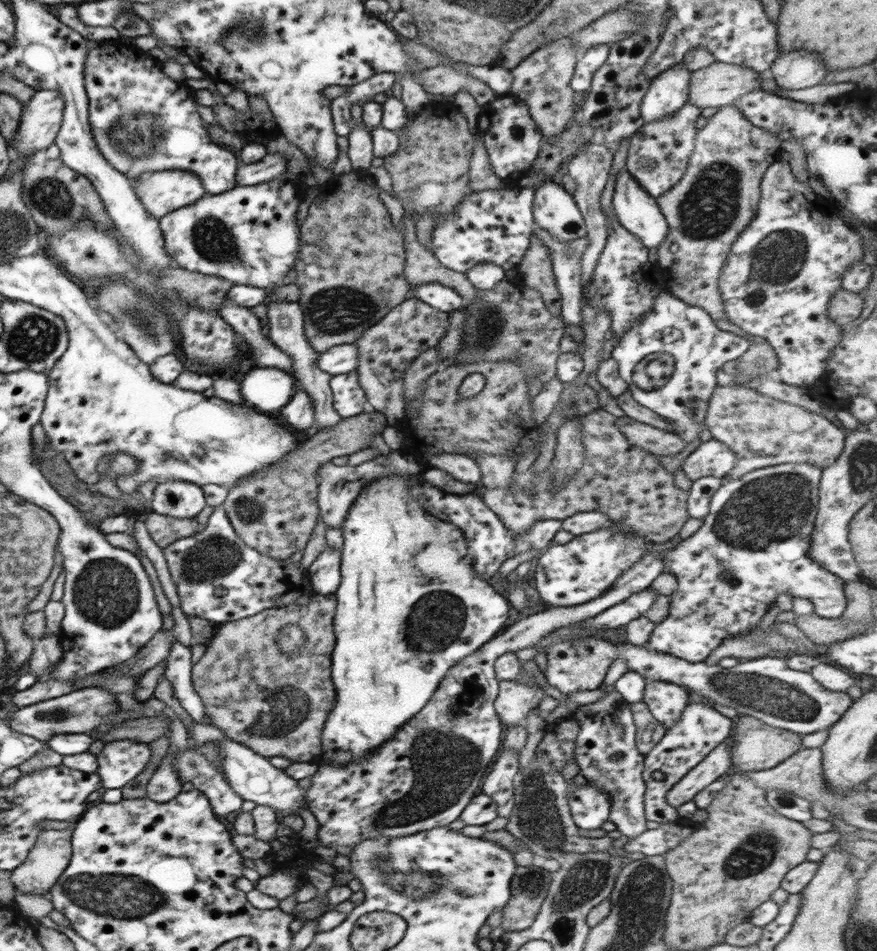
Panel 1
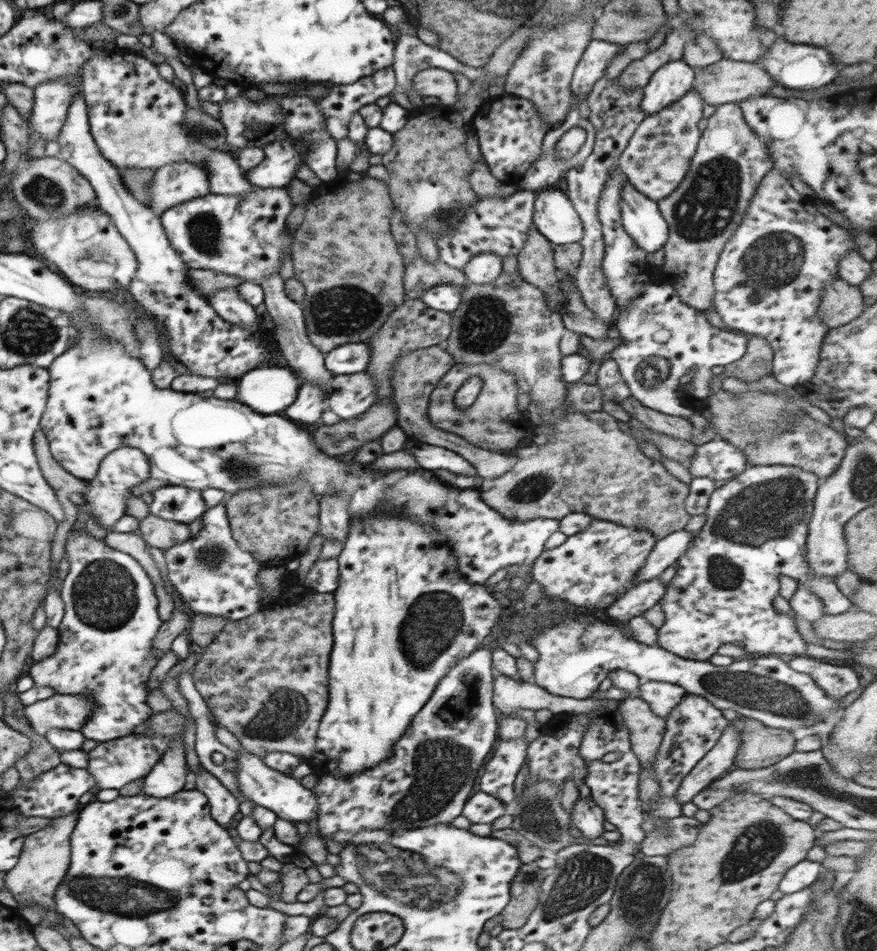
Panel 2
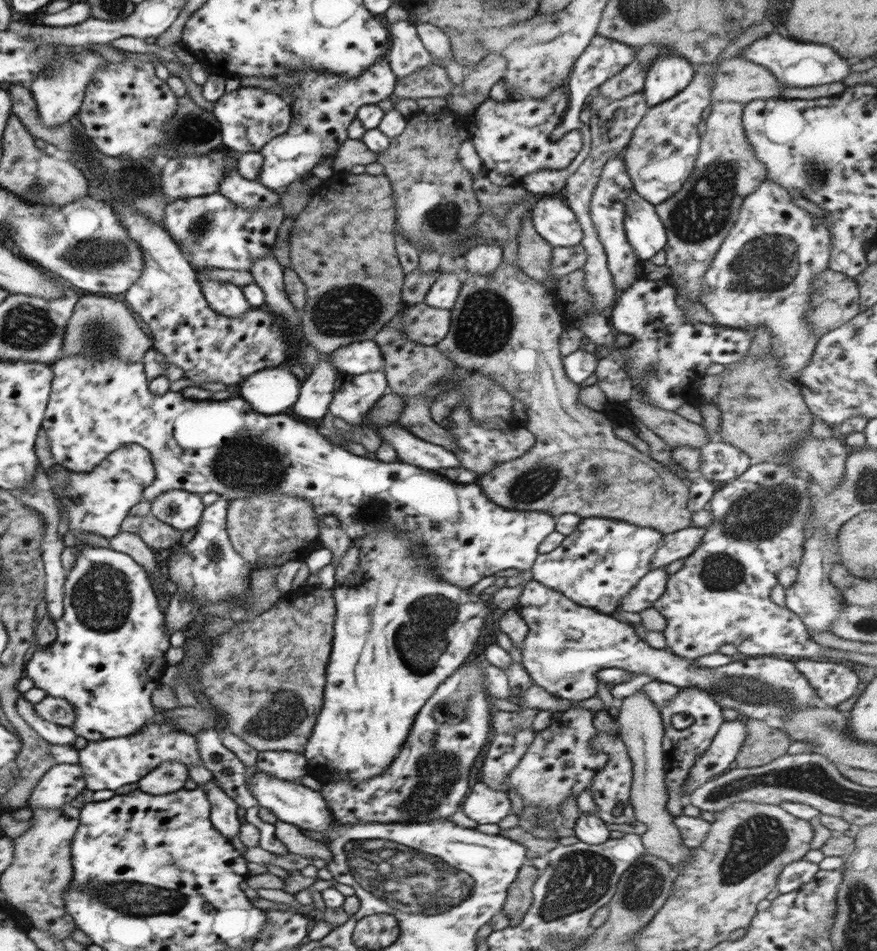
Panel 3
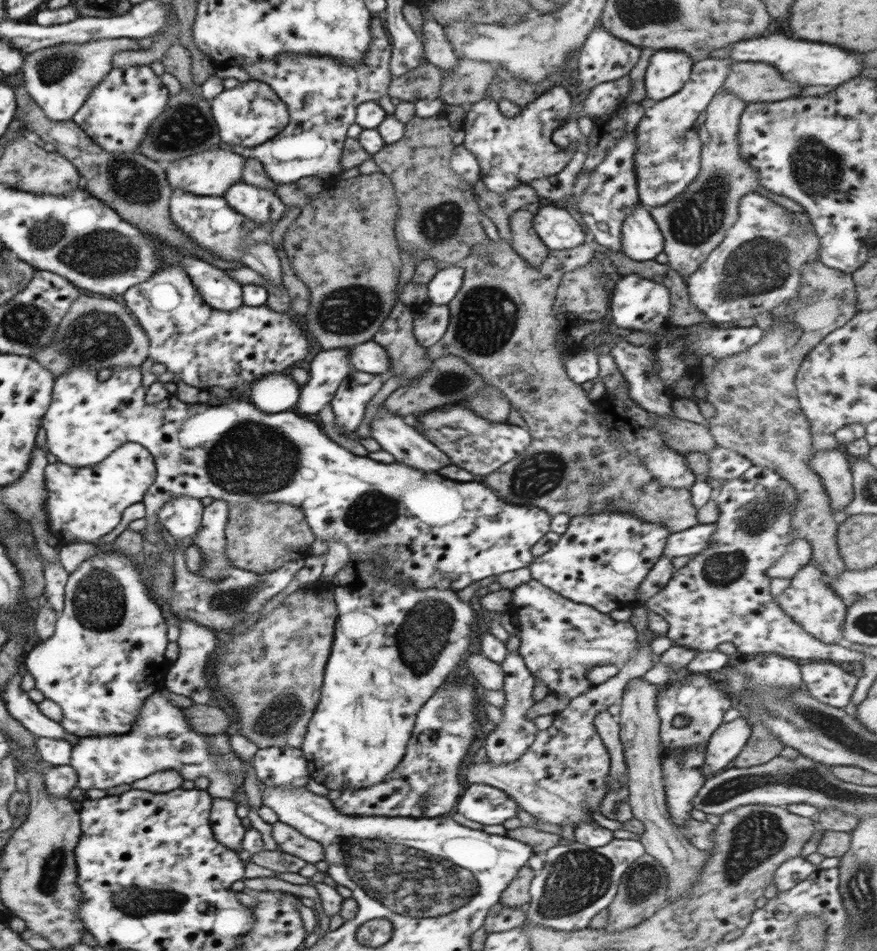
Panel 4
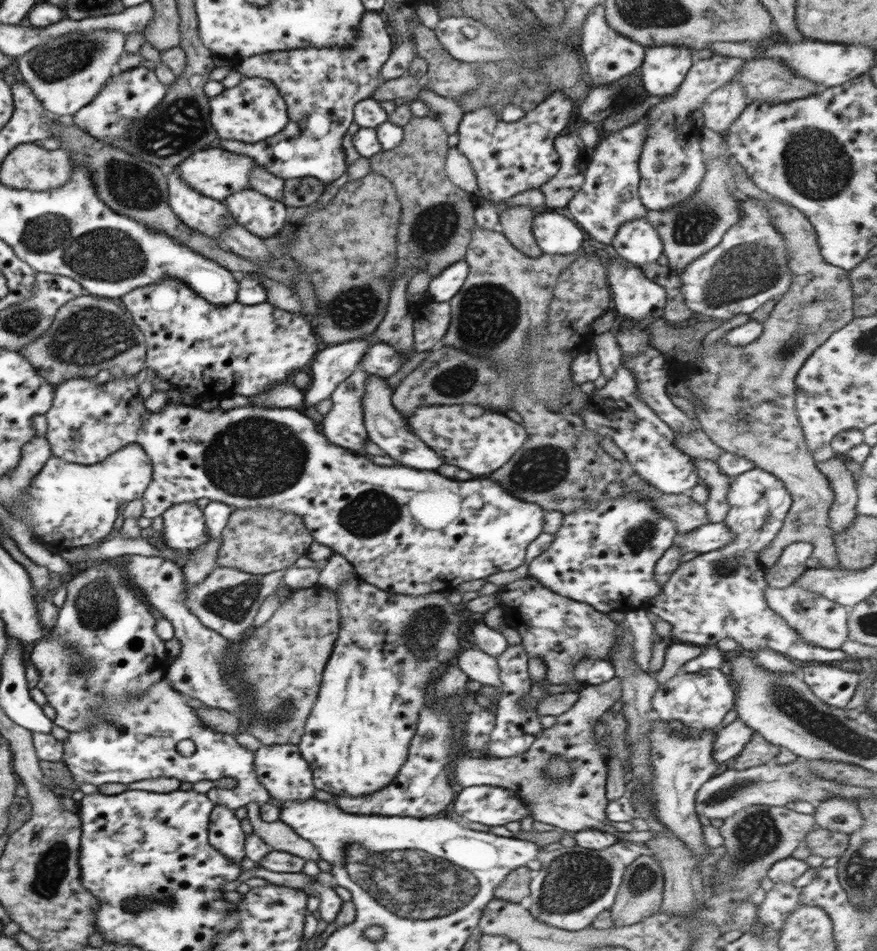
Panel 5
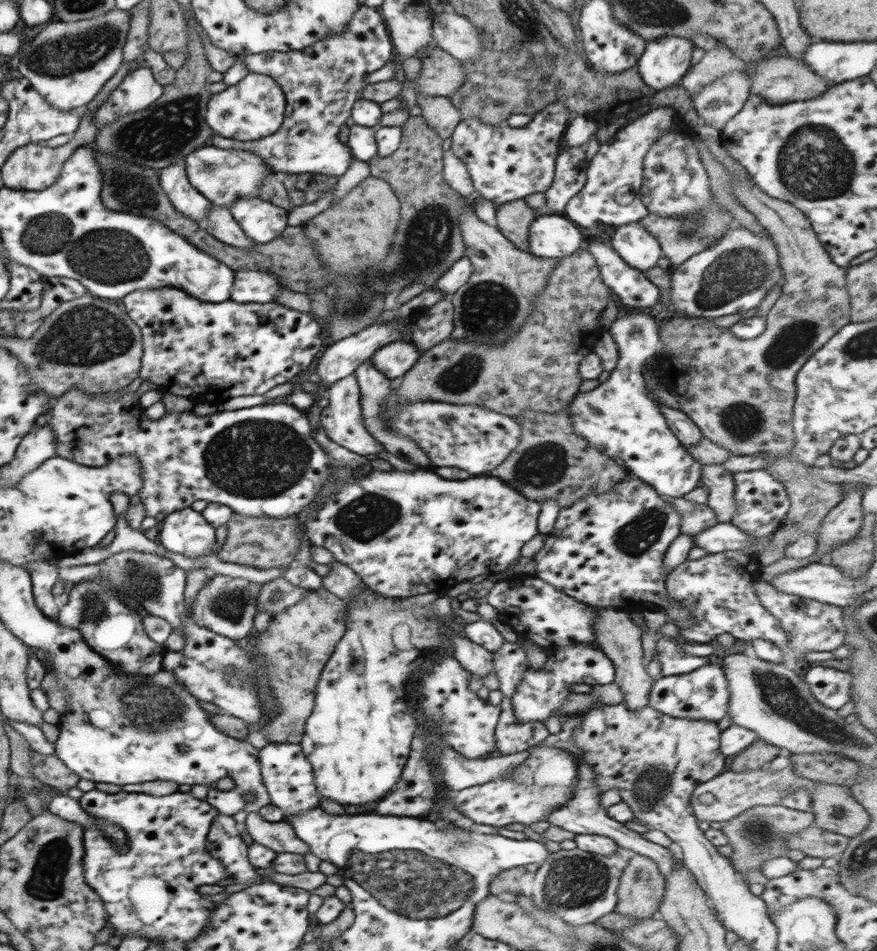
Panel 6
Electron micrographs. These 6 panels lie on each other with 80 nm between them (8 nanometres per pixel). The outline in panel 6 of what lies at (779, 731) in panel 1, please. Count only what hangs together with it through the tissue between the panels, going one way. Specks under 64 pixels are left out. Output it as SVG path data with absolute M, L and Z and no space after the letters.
M758 738L749 748L745 748L728 761L727 770L740 773L766 767L772 757L777 756L779 749Z

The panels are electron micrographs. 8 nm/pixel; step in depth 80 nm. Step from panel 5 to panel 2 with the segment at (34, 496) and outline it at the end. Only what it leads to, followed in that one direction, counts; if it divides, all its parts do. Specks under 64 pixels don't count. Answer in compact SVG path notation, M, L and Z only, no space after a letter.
M118 448L110 452L99 465L99 470L88 482L88 490L81 499L88 504L88 510L95 516L97 522L111 532L111 528L127 514L126 499L132 497L132 488L144 483L150 477L151 467L144 452L138 448Z

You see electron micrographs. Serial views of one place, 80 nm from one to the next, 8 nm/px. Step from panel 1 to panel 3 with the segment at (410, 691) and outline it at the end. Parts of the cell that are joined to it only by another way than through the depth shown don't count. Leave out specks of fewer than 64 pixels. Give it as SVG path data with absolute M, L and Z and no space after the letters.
M395 530L367 534L359 540L352 540L346 555L336 564L336 588L333 589L336 616L333 626L333 643L326 669L327 683L324 687L324 702L322 702L322 708L317 716L313 732L310 733L303 752L309 762L307 774L319 780L323 785L328 782L340 782L341 780L344 782L347 780L363 782L363 780L370 780L387 770L400 754L400 748L403 747L420 708L426 704L426 700L432 696L432 692L453 672L456 672L460 666L465 664L466 658L472 654L472 650L474 650L474 646L476 646L476 642L482 634L482 628L486 624L486 617L490 614L490 609L493 609L489 599L483 593L474 594L470 591L471 587L460 588L455 584L448 584L441 580L435 572L430 572L431 568L428 567L428 563L420 563L420 555L418 555L418 552L414 552L414 550L418 550L416 544L417 540L414 540L414 544L410 544L406 534Z

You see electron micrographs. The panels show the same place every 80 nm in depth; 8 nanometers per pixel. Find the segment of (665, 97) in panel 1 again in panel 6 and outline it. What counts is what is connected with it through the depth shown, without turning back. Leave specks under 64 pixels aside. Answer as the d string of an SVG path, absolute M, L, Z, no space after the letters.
M663 36L648 41L636 64L644 84L656 92L676 85L691 68L690 59L695 48L690 39L681 36Z

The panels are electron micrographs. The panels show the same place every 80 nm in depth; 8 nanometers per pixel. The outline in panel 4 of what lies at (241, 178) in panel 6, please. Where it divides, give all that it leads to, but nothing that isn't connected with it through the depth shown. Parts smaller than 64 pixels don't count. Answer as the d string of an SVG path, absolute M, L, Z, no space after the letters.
M218 148L188 156L184 160L172 161L172 164L168 164L168 168L165 169L165 173L172 190L176 188L198 196L224 197L233 184L241 181L246 161L246 157L236 154L234 151Z

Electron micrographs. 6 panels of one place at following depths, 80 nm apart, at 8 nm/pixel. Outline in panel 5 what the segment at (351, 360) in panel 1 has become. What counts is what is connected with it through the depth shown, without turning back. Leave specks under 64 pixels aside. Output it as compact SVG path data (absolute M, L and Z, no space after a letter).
M375 342L362 357L360 368L384 379L396 374L406 362L405 354L392 345Z

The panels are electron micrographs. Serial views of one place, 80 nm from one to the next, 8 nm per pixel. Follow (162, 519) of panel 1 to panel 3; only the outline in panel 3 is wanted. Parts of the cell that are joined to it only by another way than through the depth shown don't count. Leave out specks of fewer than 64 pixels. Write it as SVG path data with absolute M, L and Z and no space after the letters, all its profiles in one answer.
M148 514L144 517L137 533L148 547L159 550L168 549L174 546L174 543L180 543L183 532Z

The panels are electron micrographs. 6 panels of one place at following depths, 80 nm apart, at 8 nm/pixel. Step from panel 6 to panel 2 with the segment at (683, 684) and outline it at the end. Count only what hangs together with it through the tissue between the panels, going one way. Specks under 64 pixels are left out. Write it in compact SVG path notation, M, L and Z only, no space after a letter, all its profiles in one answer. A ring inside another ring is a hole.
M687 694L678 704L678 708L670 711L665 718L666 732L653 771L660 783L659 798L651 808L650 818L673 819L682 816L682 803L675 801L675 794L682 779L695 767L695 764L716 744L723 730L731 723L722 715L722 710L715 708L706 698ZM681 720L681 721L678 721Z

